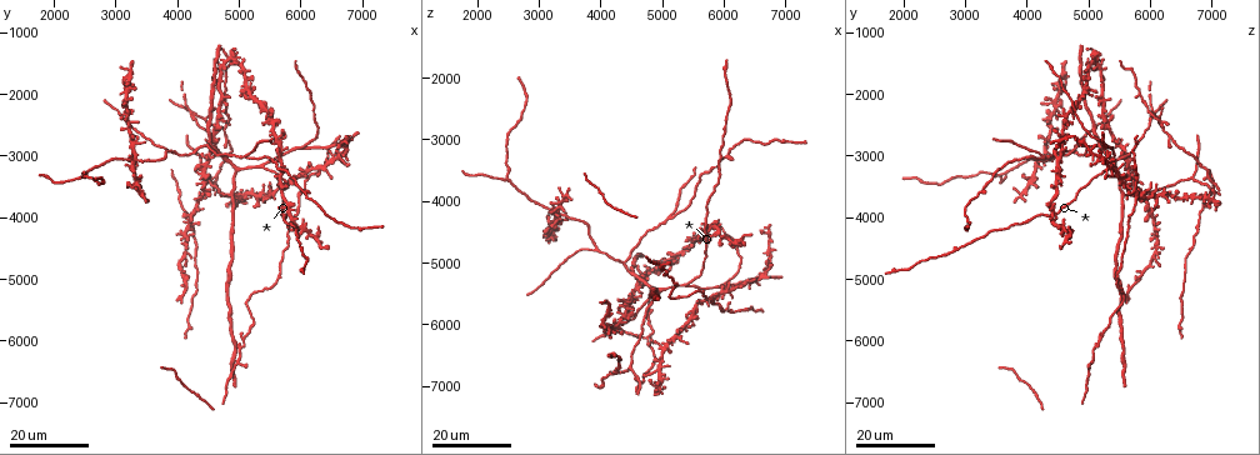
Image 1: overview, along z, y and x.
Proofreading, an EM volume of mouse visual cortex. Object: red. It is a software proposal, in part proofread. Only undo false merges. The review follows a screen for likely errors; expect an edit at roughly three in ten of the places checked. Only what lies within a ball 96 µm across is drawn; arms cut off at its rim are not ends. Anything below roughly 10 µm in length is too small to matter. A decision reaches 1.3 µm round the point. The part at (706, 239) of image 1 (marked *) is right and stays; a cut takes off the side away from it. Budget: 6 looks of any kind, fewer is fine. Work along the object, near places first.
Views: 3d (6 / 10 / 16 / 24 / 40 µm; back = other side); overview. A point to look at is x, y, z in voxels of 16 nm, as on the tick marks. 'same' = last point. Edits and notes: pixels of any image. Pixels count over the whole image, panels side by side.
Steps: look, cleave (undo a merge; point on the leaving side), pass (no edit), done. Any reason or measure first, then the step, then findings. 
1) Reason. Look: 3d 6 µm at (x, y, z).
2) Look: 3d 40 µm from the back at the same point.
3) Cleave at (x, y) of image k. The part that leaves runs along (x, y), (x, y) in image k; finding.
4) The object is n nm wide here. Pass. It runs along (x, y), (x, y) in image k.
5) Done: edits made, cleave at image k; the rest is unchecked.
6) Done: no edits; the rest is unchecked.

Three arms meet. Look: 3d 16 µm at (4450, 2400, 6150).

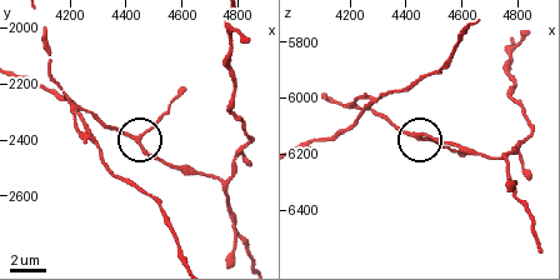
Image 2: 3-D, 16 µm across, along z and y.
Look: 3d 6 µm at (4460, 2420, 6130).

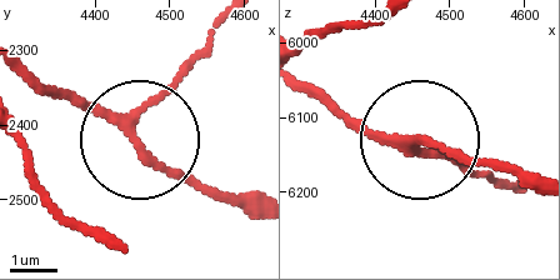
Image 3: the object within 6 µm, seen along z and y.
The object is 180 nm wide here. Pass. It runs along (301, 88), (373, 131), (493, 159), (525, 179) in image 3; one neuron here.

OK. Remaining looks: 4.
A fork. Look: 3d 16 µm at (5050, 3050, 4250).

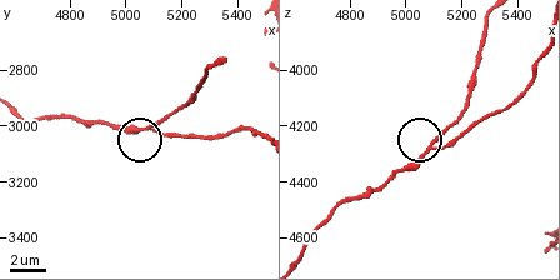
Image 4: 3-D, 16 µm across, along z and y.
Zoom in. Look: 3d 6 µm at (5090, 3000, 4260).

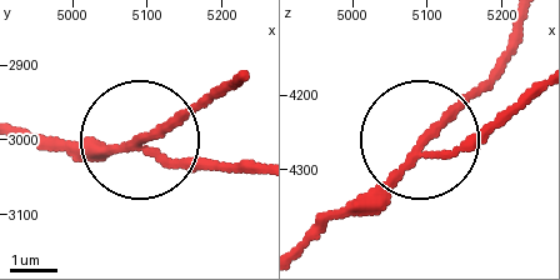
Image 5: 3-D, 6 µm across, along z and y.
3 arms meet here. Pass. It runs along (309, 241), (520, 41) in image 5; continuous, no second neuron.

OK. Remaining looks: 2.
Branch point. Look: 3d 16 µm at (4400, 2850, 5050).

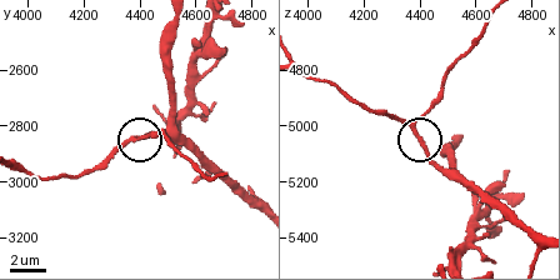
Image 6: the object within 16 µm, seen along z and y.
Closer look. Look: 3d 6 µm at (4380, 2860, 4990).

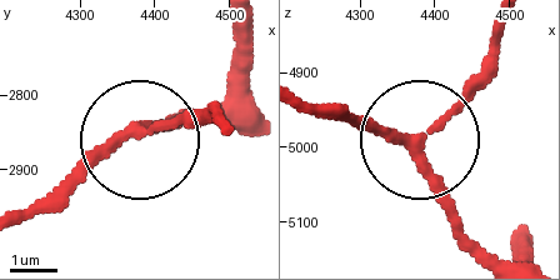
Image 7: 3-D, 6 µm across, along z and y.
3 arms meet here. Pass. It runs along (493, 254), (461, 221), (425, 150), (489, 59) in image 7; all the same neuron.

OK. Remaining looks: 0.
Done: no edits; the rest is unchecked.

